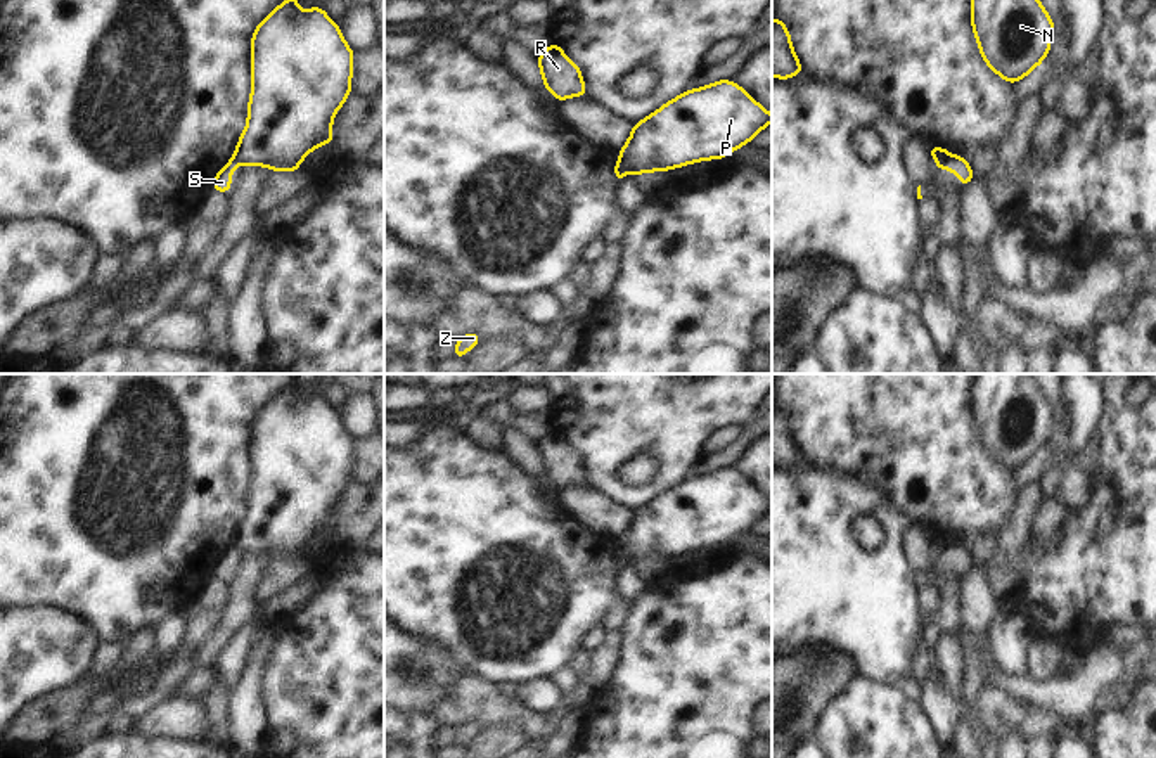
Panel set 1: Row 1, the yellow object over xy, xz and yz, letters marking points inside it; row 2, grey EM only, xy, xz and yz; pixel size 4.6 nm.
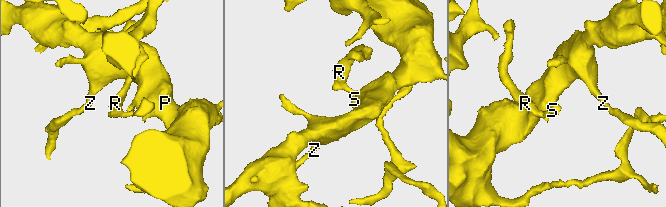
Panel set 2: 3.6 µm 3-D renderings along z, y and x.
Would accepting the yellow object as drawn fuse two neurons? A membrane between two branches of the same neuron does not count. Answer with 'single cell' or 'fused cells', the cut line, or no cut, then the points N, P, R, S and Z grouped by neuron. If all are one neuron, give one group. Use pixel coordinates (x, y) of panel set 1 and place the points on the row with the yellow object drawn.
fused cells; cut in yz along (952, 156), (938, 165); N P Z / R S

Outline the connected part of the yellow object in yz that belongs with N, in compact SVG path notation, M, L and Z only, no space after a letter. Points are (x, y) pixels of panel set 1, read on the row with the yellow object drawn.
M971 0L971 24L986 66L1012 85L1050 50L1054 21L1038 0Z

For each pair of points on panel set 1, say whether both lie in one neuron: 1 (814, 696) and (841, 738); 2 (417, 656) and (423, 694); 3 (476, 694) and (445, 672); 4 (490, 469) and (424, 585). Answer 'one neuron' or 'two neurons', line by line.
1: two neurons
2: one neuron
3: two neurons
4: one neuron

